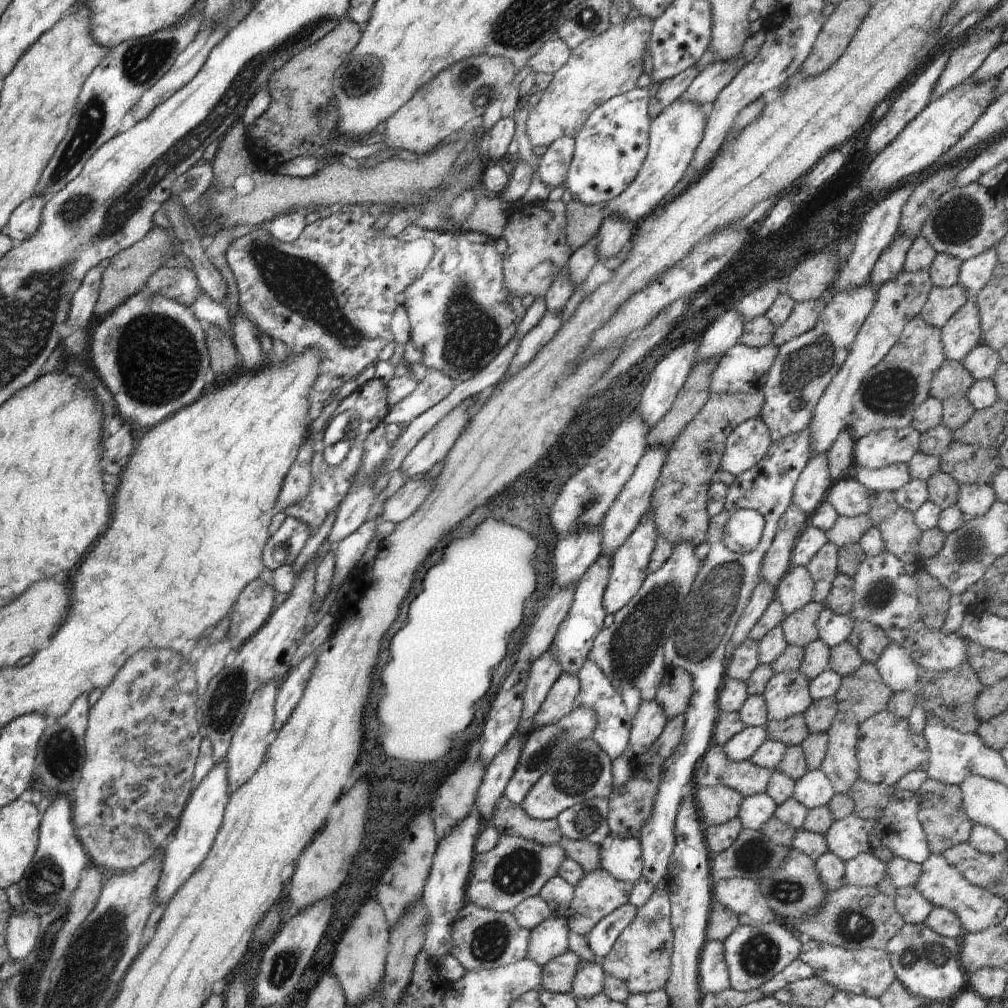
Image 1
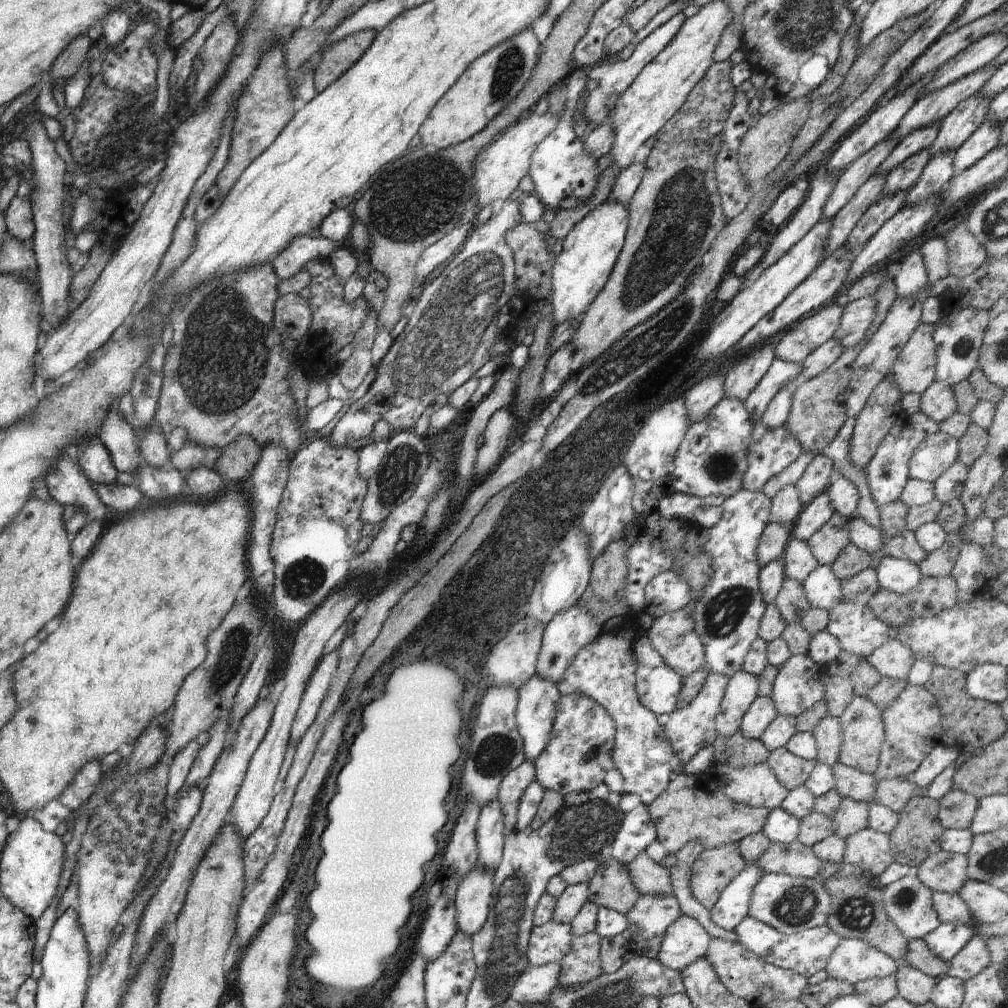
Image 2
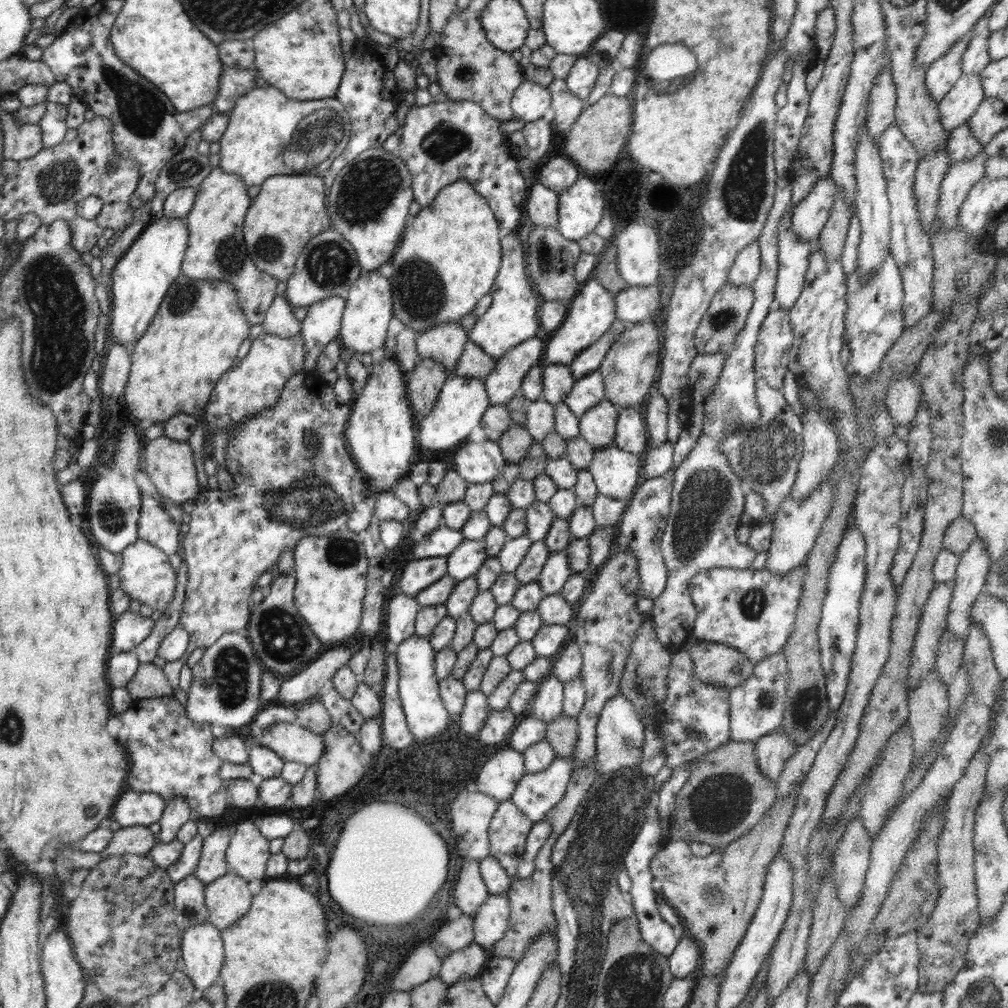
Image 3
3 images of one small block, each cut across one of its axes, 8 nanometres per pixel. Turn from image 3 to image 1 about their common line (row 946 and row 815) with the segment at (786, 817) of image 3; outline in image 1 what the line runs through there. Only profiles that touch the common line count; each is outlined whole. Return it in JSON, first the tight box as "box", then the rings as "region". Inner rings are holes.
{"box":[693,785,743,826],"region":[[[726,785],[693,788],[693,797],[704,826],[721,825],[737,817],[743,794]]]}

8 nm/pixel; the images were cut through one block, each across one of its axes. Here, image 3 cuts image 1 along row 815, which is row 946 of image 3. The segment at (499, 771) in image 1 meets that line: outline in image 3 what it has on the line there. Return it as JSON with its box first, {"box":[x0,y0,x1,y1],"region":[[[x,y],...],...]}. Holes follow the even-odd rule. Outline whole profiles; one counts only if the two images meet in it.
{"box":[473,894,511,950],"region":[[[489,894],[473,918],[473,942],[491,950],[503,933],[509,929],[511,906],[505,894]]]}

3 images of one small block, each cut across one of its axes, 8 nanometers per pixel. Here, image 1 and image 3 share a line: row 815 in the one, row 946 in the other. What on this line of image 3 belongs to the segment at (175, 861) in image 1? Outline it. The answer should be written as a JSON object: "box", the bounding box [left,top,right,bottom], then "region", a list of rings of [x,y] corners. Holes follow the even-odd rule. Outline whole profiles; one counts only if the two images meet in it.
{"box":[181,922,224,990],"region":[[[210,922],[186,928],[181,934],[181,969],[196,988],[204,990],[216,983],[224,964],[223,940]]]}

